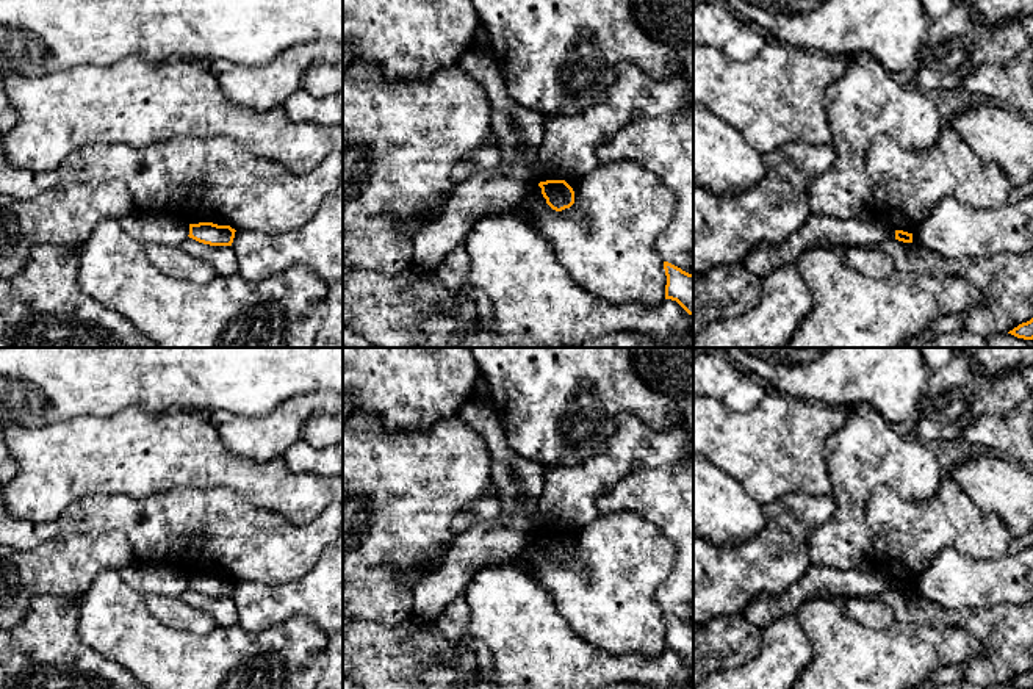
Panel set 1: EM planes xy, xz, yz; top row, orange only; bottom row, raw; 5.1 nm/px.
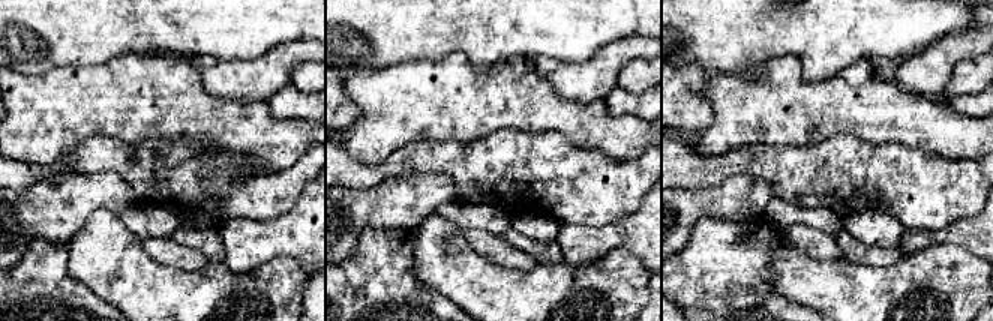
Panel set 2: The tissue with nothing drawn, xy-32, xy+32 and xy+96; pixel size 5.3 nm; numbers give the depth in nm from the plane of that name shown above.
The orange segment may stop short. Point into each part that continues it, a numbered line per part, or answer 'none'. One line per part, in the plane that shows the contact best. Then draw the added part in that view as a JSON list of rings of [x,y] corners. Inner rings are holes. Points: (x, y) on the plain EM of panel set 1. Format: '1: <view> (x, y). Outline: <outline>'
none

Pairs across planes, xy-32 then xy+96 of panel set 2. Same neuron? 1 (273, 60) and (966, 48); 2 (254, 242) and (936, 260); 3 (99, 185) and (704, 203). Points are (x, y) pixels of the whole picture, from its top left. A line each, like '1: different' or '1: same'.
1: same
2: different
3: same

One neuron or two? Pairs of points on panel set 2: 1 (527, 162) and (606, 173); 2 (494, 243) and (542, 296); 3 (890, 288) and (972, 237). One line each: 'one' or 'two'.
1: one
2: two
3: two

